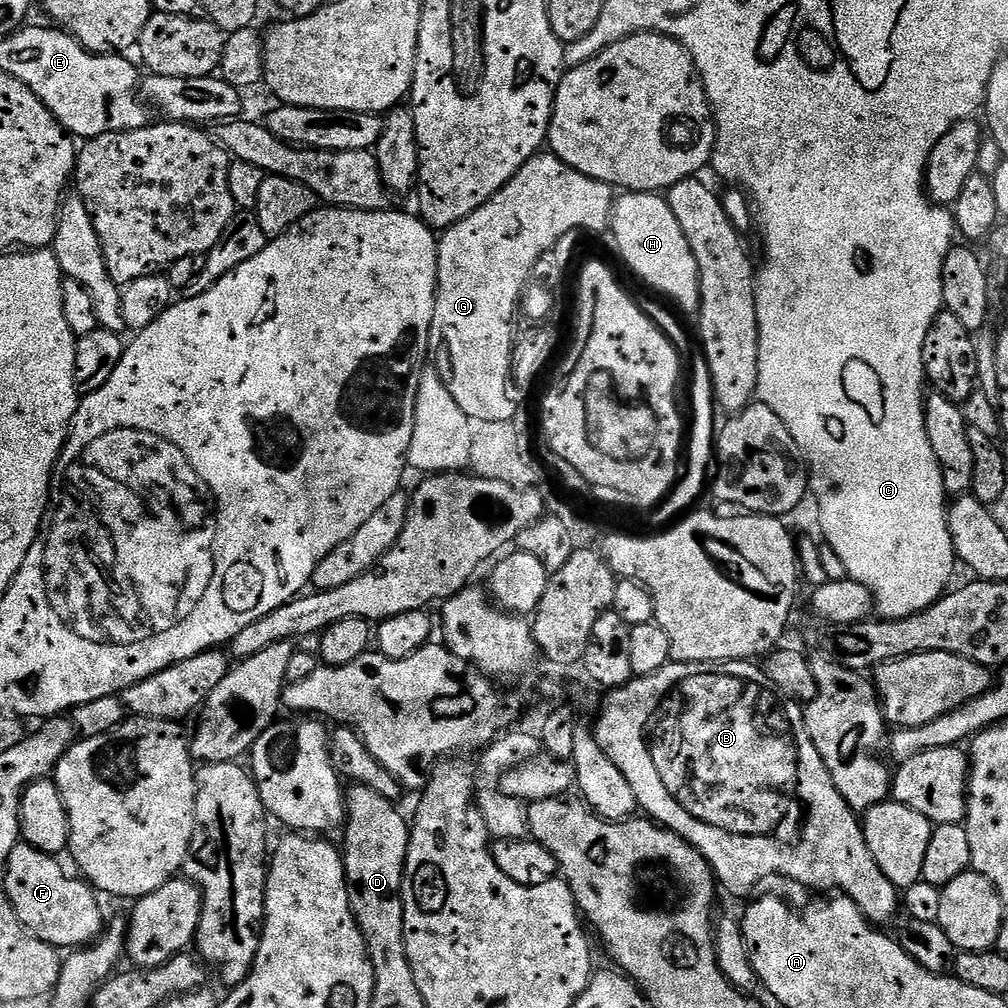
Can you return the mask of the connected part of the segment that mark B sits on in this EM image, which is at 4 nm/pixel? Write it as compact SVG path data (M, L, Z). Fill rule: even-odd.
M714 673L686 678L664 697L658 723L650 732L650 747L654 766L658 766L662 782L666 782L666 790L694 818L730 834L771 836L787 818L788 811L791 808L793 811L800 786L800 753L793 729L788 729L787 718L780 712L768 712L772 708L773 693L752 692L745 680Z

